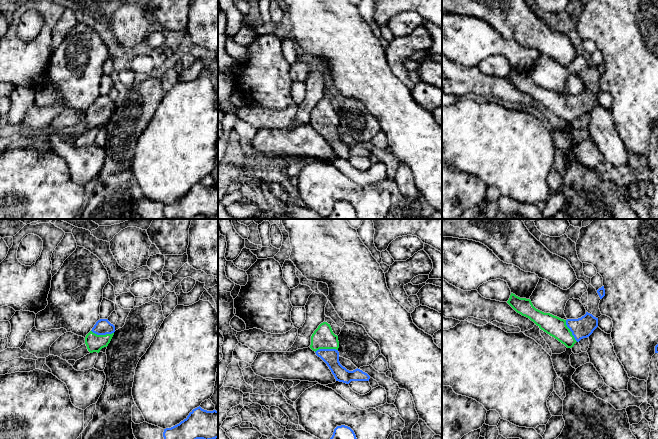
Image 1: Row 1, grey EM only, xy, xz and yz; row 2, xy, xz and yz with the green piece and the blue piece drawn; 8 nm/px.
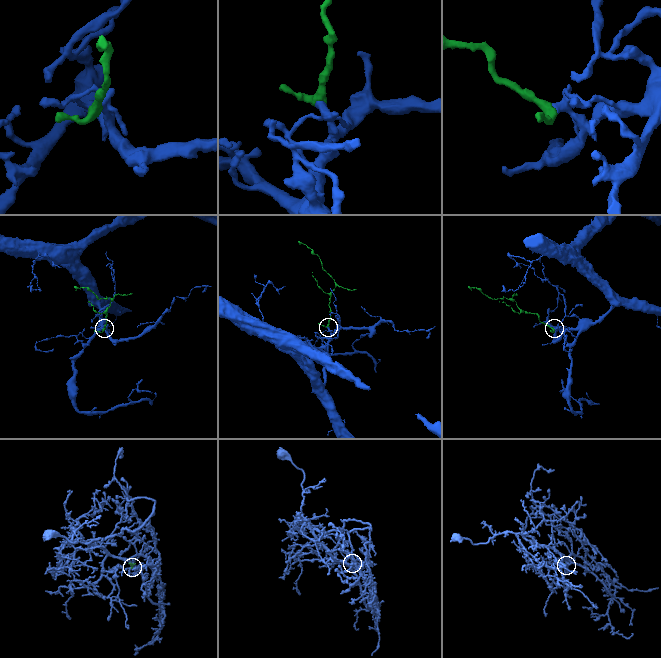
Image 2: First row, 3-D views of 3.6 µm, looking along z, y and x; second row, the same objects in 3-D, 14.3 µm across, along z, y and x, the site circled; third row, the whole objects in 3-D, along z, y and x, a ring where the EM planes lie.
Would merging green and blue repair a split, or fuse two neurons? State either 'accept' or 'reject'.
accept

